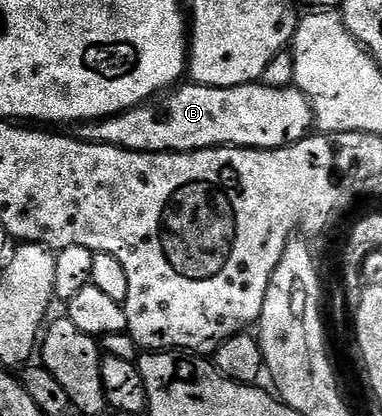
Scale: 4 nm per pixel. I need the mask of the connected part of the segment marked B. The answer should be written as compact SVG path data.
M249 82L246 86L198 86L196 84L178 85L168 92L137 106L134 110L125 110L122 114L115 114L112 118L103 118L96 122L87 122L80 127L80 141L98 142L104 146L121 146L124 150L138 150L144 154L189 154L193 150L211 150L215 146L239 146L247 150L278 150L284 146L295 144L299 140L310 137L314 129L313 109L302 90L296 88L283 89L281 87L269 87L257 82Z

